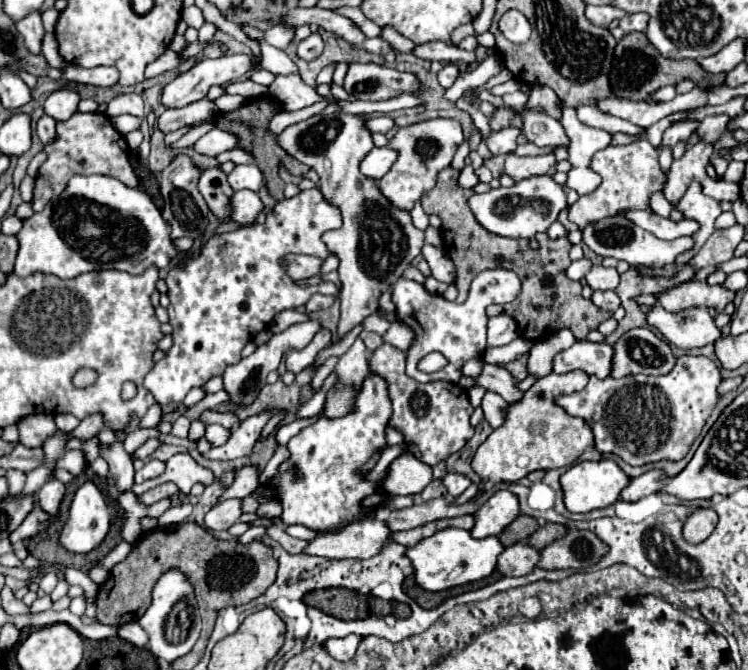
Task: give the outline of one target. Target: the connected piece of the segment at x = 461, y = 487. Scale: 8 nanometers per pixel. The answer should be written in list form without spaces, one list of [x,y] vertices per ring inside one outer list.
[[[447,473],[443,483],[445,483],[451,497],[459,497],[471,485],[471,481],[465,475],[459,475],[459,473]]]

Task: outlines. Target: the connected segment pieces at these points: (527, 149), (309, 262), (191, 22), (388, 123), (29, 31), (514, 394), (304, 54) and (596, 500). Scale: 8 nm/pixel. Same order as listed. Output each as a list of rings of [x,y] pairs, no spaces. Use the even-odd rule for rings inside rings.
[[[527,143],[524,145],[519,145],[513,152],[514,154],[518,156],[526,156],[526,155],[539,155],[539,154],[545,154],[551,151],[555,151],[555,147],[546,147],[546,148],[539,148],[536,145],[532,143]]]
[[[287,255],[283,263],[287,263],[287,273],[293,279],[309,279],[309,277],[321,275],[323,259],[309,257],[309,255]]]
[[[191,5],[189,9],[185,9],[181,17],[185,19],[185,23],[187,23],[189,27],[195,27],[195,29],[201,29],[201,25],[205,23],[203,13],[201,13],[201,9],[199,9],[197,5]]]
[[[375,115],[375,117],[371,117],[369,119],[369,123],[367,123],[367,127],[371,127],[371,131],[377,131],[377,133],[389,133],[391,129],[393,129],[393,119],[391,117],[387,117],[387,115]]]
[[[37,11],[27,15],[27,19],[21,19],[17,23],[17,31],[23,35],[25,47],[33,55],[39,55],[41,53],[41,41],[43,41],[43,35],[45,35],[45,29],[43,29],[43,23],[41,23],[41,15]]]
[[[485,363],[483,373],[477,381],[473,381],[471,377],[463,377],[459,381],[459,385],[465,387],[465,389],[471,389],[475,383],[489,389],[489,391],[499,393],[507,403],[517,403],[517,401],[523,399],[523,391],[519,389],[519,381],[505,367]]]
[[[311,33],[297,45],[297,55],[305,61],[313,61],[323,53],[323,39],[319,33]]]
[[[613,459],[581,461],[561,475],[563,503],[571,513],[589,513],[593,509],[603,509],[613,505],[619,499],[619,493],[623,491],[623,487],[627,487],[627,483],[629,483],[629,477],[617,467]]]

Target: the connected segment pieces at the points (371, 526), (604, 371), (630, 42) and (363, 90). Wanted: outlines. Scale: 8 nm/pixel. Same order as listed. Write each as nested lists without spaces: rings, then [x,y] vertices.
[[[361,519],[335,533],[317,535],[307,543],[303,553],[325,559],[367,559],[377,555],[389,541],[391,531],[379,519]]]
[[[577,341],[553,357],[553,373],[569,373],[579,369],[587,375],[605,379],[611,375],[611,355],[613,347],[607,343]]]
[[[627,33],[621,41],[617,41],[613,63],[611,63],[611,77],[609,77],[613,95],[621,99],[631,99],[631,101],[643,101],[659,87],[677,85],[683,79],[691,79],[701,89],[711,89],[721,85],[725,81],[725,75],[707,75],[707,71],[703,71],[699,63],[691,59],[683,59],[683,61],[663,59],[663,55],[659,55],[659,51],[655,51],[655,47],[647,43],[645,33]]]
[[[351,63],[343,89],[361,101],[383,101],[399,93],[417,93],[419,81],[415,75],[399,73],[391,67],[375,63]]]

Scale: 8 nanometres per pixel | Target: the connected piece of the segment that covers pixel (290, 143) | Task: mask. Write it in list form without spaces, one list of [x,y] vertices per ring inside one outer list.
[[[335,111],[331,115],[315,115],[303,123],[297,123],[295,127],[287,127],[283,135],[279,135],[279,145],[299,159],[301,163],[309,165],[315,169],[321,177],[321,191],[325,199],[331,199],[341,209],[343,215],[343,225],[335,231],[329,231],[323,241],[327,243],[329,251],[341,259],[339,265],[339,279],[341,279],[341,321],[337,325],[337,337],[343,339],[355,325],[359,325],[367,315],[371,315],[377,309],[379,295],[383,291],[389,291],[389,287],[401,277],[401,273],[411,265],[411,261],[421,253],[421,247],[425,243],[423,231],[415,229],[411,223],[411,215],[407,211],[395,211],[383,195],[379,195],[379,187],[375,185],[373,179],[363,179],[359,171],[359,159],[367,155],[373,149],[373,139],[371,131],[365,127],[365,115],[349,115],[343,111]]]

